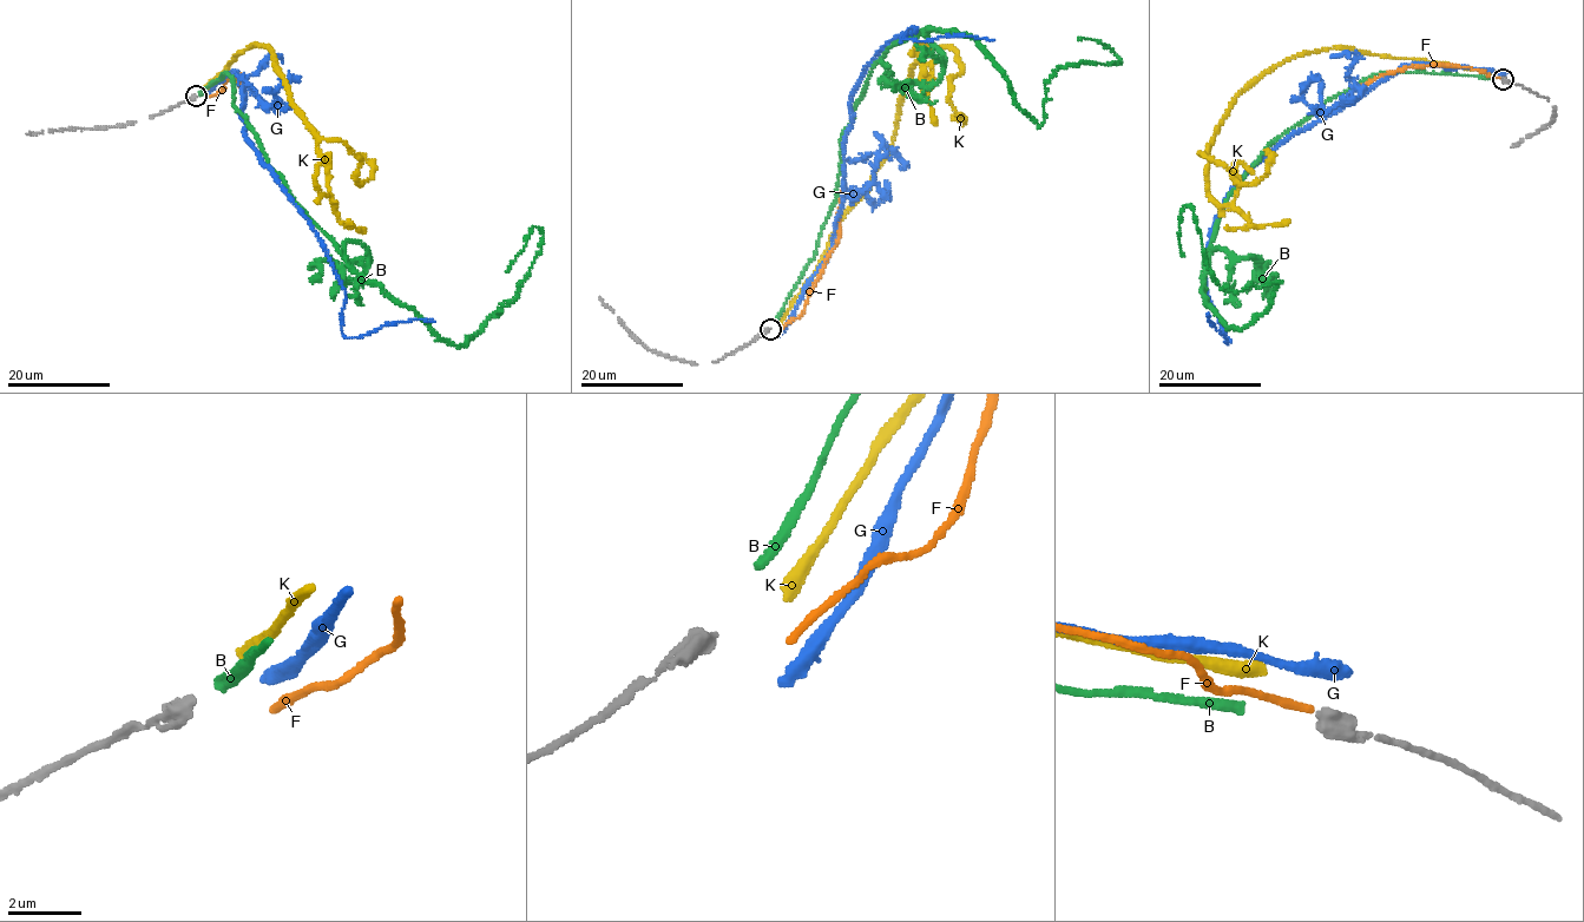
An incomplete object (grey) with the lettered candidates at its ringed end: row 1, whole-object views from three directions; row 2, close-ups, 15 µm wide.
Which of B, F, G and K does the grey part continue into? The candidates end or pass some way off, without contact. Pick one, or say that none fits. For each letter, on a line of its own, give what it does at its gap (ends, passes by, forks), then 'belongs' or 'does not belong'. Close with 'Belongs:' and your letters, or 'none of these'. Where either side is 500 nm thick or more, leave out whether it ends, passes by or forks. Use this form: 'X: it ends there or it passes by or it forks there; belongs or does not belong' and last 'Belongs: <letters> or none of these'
B: it ends there; belongs
F: it ends there; does not belong
G: it ends there; does not belong
K: it ends there; does not belong
Belongs: B

